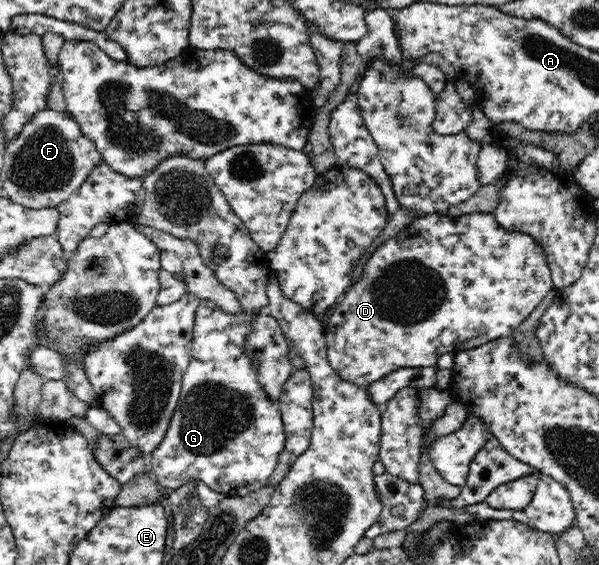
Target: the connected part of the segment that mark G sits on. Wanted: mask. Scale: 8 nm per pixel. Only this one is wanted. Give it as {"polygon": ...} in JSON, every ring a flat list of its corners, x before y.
{"polygon":[[200,300,199,302,192,331,192,344,190,347,191,361,184,371,181,381,179,404,177,409,175,409,175,414,172,416,169,430,164,436,163,442,149,455,150,472,160,485,168,489,168,493,181,486,185,481,201,481,206,483,211,489,224,493,227,497,243,497,267,486,268,480,278,465,277,456,283,451,286,439,283,428,283,416,281,416,281,410,279,410,279,400,273,402,273,400,269,399,261,385,258,384,256,367,252,364,252,359,245,353,242,346,244,339,250,334,250,323,257,314,259,313,238,312,231,314,219,309,212,301]]}

